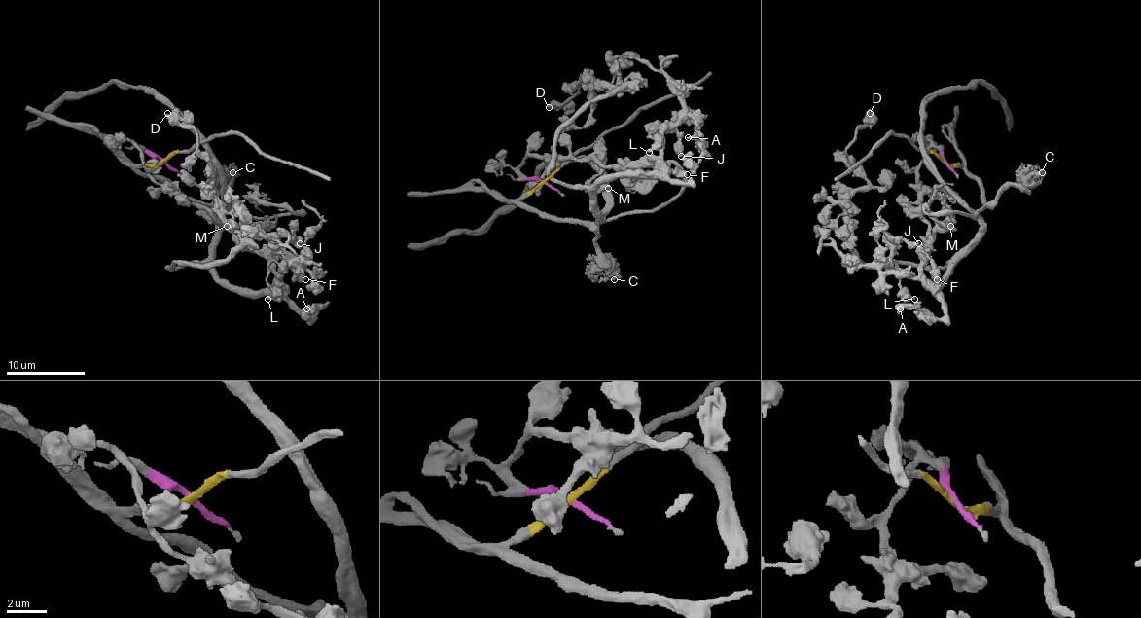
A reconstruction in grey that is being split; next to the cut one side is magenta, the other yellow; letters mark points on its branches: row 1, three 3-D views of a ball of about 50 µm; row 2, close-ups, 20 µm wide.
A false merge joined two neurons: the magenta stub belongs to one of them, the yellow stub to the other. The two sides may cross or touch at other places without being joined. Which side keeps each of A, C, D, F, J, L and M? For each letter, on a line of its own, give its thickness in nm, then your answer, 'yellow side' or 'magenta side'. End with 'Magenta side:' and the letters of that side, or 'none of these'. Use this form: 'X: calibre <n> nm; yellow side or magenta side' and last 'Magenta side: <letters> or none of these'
A: calibre 500 nm; magenta side
C: calibre 300 nm; yellow side
D: calibre 550 nm; magenta side
F: calibre 600 nm; magenta side
J: calibre 500 nm; magenta side
L: calibre 300 nm; magenta side
M: calibre 460 nm; magenta side
Magenta side: A, D, F, J, L, M

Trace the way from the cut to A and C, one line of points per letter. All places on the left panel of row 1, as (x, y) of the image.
A: (162, 162), (139, 146), (147, 173), (206, 207), (261, 254), (274, 283), (307, 318), (319, 307), (305, 308)
C: (162, 162), (139, 167), (143, 173), (172, 183), (188, 198), (208, 203), (216, 195), (216, 187), (233, 171)

